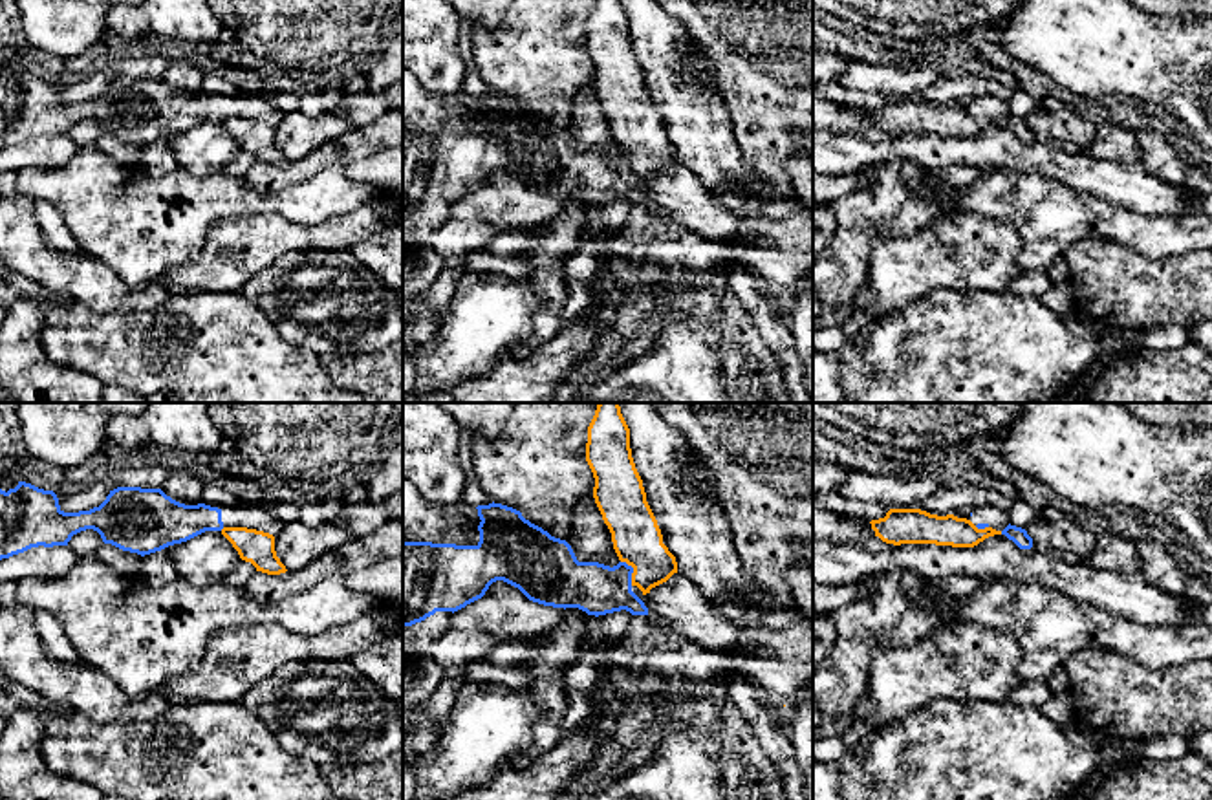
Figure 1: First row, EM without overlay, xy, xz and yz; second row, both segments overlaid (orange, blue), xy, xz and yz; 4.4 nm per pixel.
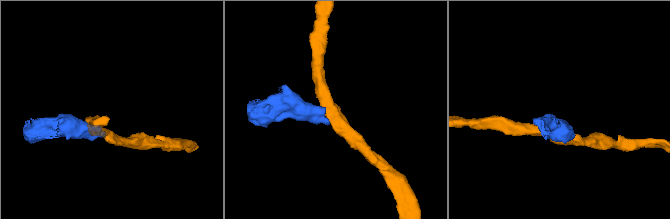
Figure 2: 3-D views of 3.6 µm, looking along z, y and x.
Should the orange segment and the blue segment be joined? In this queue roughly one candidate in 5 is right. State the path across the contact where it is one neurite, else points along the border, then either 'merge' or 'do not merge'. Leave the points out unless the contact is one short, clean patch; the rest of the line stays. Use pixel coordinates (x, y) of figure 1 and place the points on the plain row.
along xz (621, 151), (632, 158), (632, 174) | do not merge

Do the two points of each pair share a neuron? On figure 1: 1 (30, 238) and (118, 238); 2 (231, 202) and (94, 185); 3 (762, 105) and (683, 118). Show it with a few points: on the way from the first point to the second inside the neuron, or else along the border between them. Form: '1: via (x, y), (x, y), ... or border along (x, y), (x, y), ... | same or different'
1: border along (81, 249), (97, 257), (118, 273) | different
2: via (196, 198), (176, 191), (129, 202) | same
3: border along (724, 99), (735, 140), (742, 151) | different

